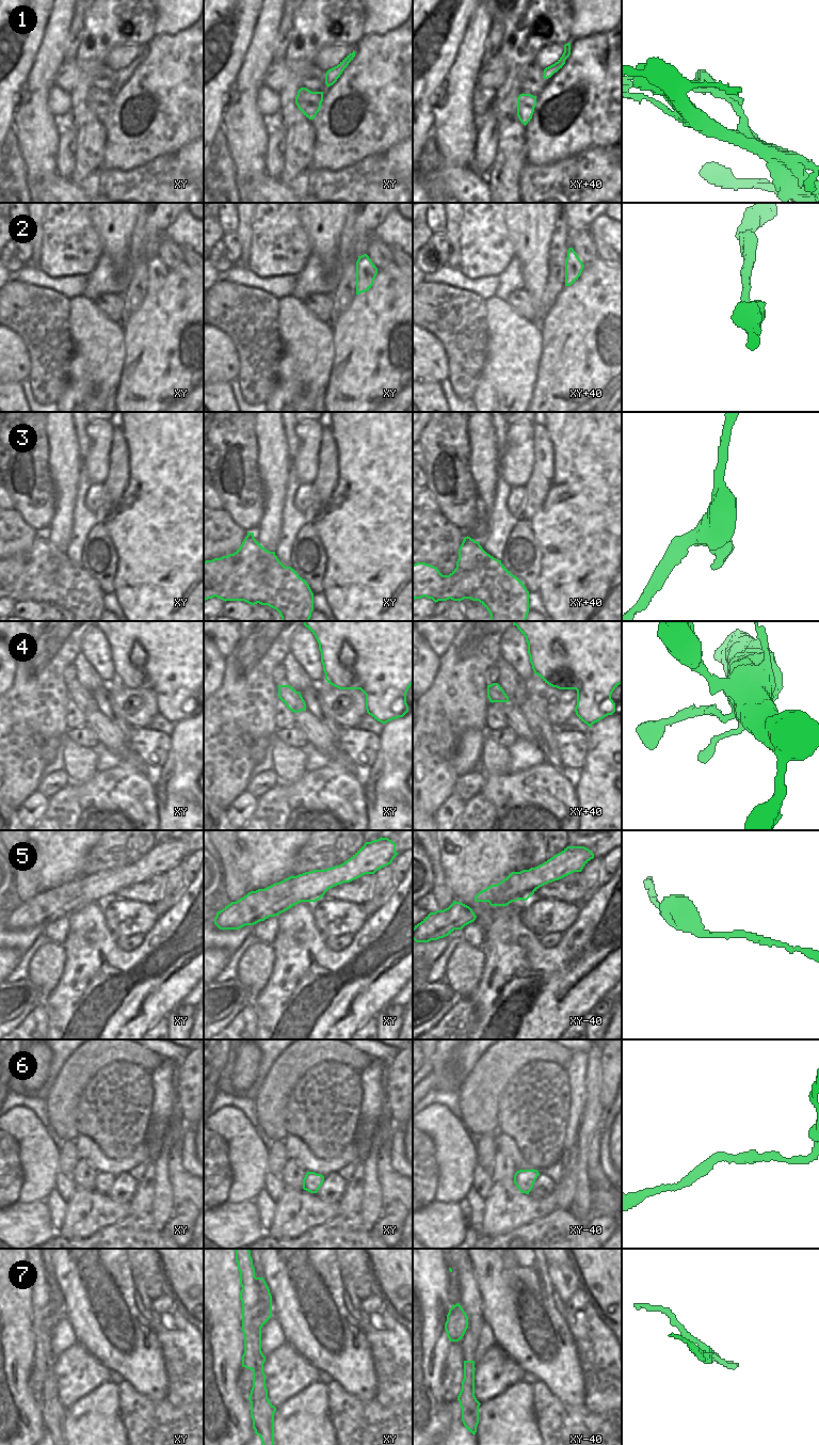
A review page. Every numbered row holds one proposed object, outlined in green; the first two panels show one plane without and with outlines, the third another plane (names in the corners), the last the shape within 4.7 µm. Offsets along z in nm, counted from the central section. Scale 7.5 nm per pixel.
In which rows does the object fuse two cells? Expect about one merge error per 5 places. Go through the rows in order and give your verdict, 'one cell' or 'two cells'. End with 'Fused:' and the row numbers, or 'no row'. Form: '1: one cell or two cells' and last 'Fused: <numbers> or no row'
1: one cell
2: one cell
3: one cell
4: one cell
5: one cell
6: one cell
7: two cells
Fused: 7

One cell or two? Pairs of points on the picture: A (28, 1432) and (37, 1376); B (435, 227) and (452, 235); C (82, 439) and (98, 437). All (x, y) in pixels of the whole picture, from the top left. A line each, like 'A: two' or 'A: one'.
A: two
B: two
C: two

